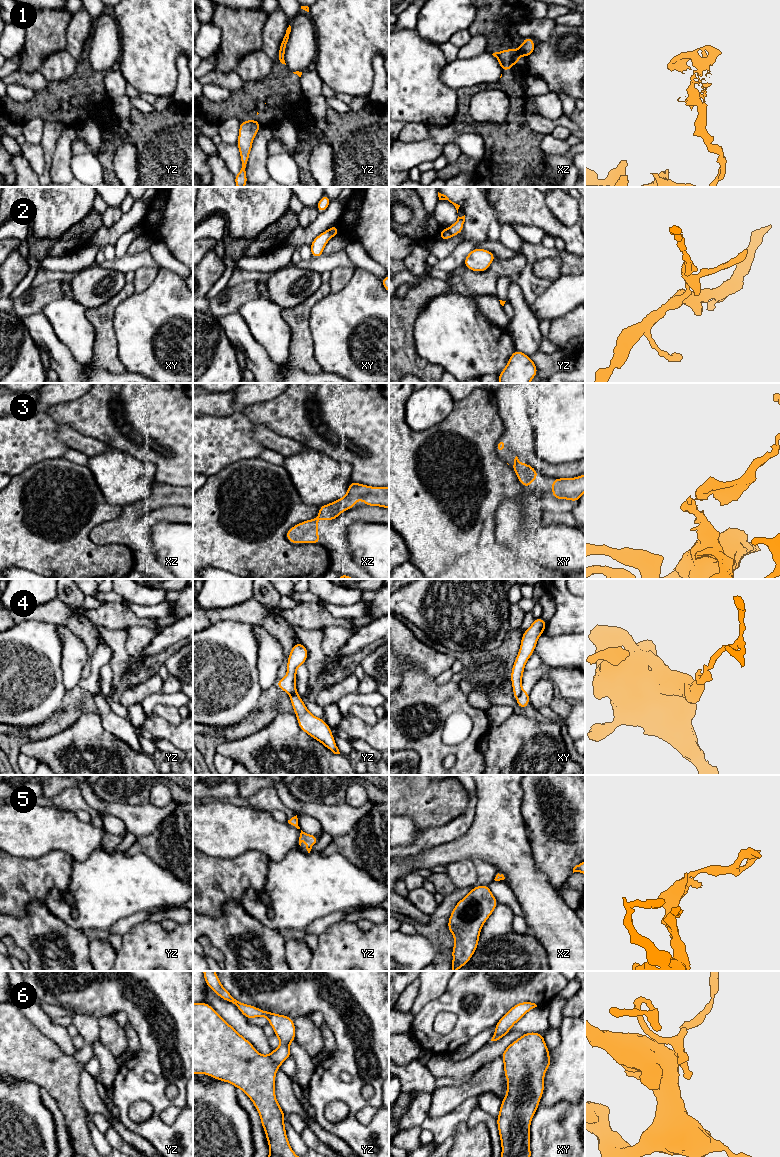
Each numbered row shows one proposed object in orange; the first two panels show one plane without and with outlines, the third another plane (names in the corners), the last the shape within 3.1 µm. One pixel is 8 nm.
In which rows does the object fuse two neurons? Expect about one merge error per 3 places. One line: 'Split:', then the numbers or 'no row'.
Split: 1, 2, 4

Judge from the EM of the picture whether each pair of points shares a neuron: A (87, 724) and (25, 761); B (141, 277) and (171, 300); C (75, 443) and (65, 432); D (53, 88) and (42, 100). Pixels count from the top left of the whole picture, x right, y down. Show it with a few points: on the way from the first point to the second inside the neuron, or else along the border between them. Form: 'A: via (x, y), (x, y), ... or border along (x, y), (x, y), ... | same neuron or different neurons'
A: border along (19, 752), (33, 757), (38, 762) | different neurons
B: border along (160, 268), (156, 278), (144, 290), (136, 293) | different neurons
C: via (73, 440), (68, 435) | same neuron
D: via (51, 91), (45, 97) | same neuron

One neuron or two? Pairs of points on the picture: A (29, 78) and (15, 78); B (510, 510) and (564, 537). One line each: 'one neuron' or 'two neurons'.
A: one neuron
B: one neuron

